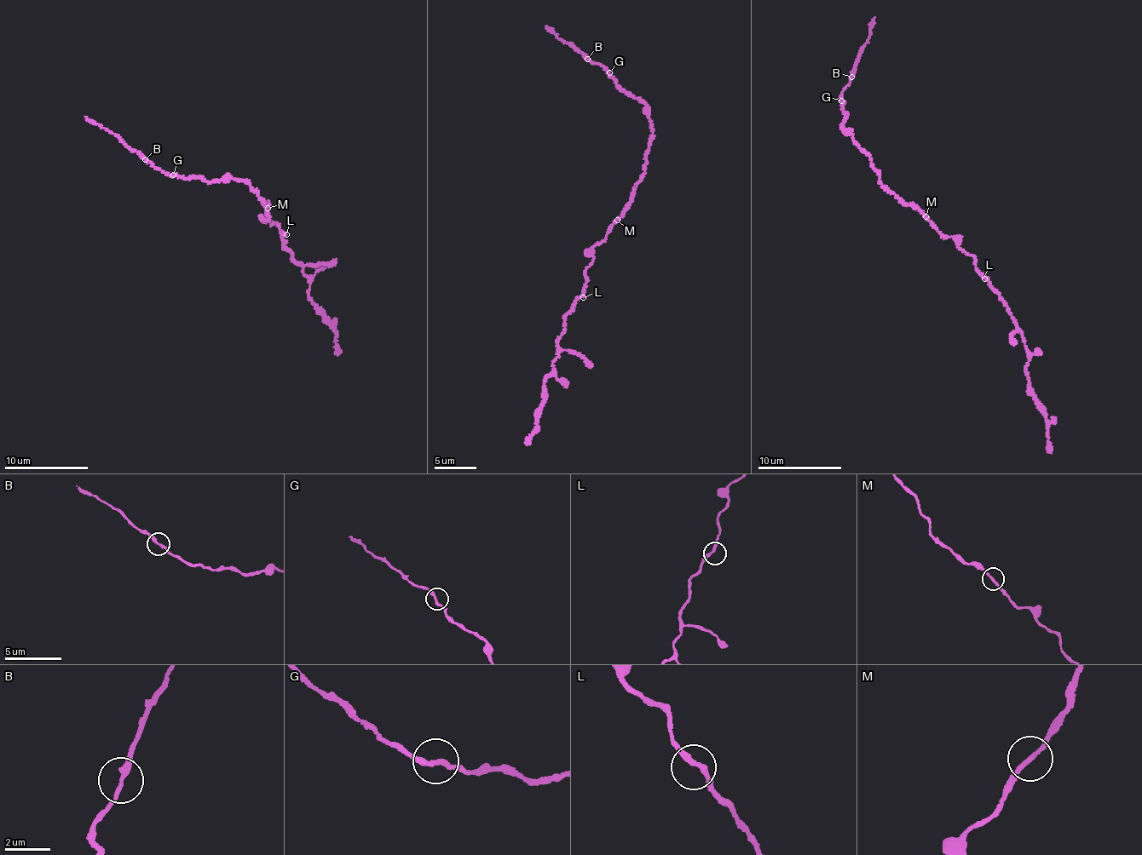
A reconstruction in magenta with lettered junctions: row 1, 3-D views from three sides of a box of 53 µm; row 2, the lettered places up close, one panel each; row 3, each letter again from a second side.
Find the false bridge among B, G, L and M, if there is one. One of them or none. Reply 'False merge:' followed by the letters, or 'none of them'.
False merge: none of them

